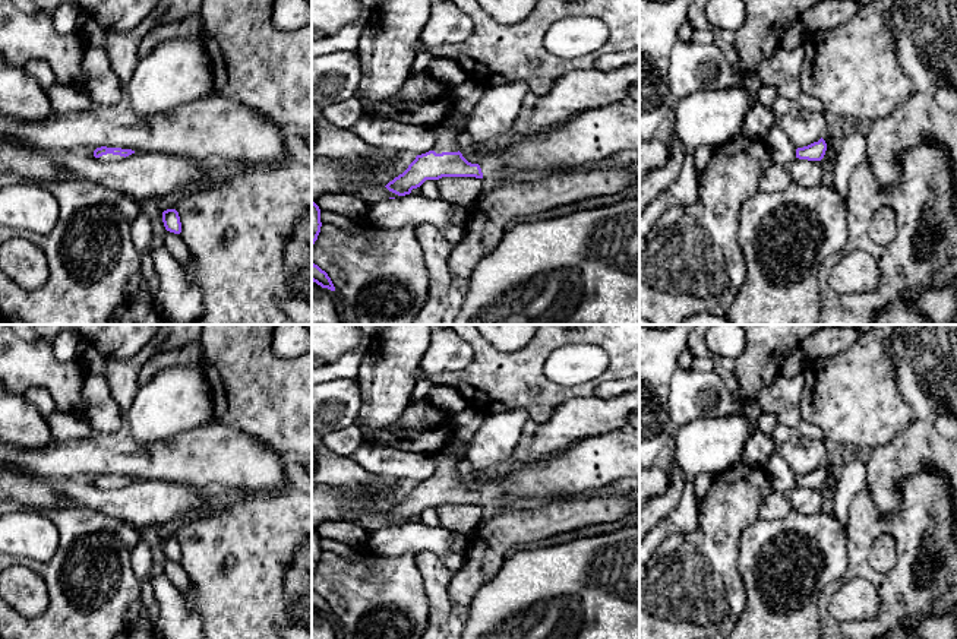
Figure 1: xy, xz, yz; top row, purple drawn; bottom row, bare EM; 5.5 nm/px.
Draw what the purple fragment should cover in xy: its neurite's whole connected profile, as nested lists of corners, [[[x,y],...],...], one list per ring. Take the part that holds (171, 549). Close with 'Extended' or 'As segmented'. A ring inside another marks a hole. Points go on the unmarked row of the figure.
[[[167,537],[162,540],[162,550],[167,559],[180,562],[181,560],[181,550],[179,540],[176,537]]]. As segmented

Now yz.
[[[821,465],[818,469],[814,469],[808,474],[796,477],[796,485],[808,488],[821,488],[825,483],[827,471]]]. As segmented

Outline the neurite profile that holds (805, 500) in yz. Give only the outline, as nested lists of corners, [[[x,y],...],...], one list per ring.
[[[793,487],[787,497],[790,500],[792,510],[803,515],[817,515],[822,510],[822,494],[819,488]]]

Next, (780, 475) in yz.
[[[776,447],[764,466],[774,491],[789,493],[796,487],[796,474],[786,462],[780,447]]]

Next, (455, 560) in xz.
[[[459,550],[459,551],[454,551],[454,553],[448,553],[445,557],[443,557],[443,562],[448,567],[448,570],[455,575],[458,573],[464,564],[465,564],[465,551],[464,550]]]

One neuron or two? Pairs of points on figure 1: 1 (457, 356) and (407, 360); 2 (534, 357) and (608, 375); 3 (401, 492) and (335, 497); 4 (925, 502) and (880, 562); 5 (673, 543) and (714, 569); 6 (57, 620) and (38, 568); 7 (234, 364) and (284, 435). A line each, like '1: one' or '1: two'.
1: two
2: one
3: one
4: two
5: two
6: one
7: one

